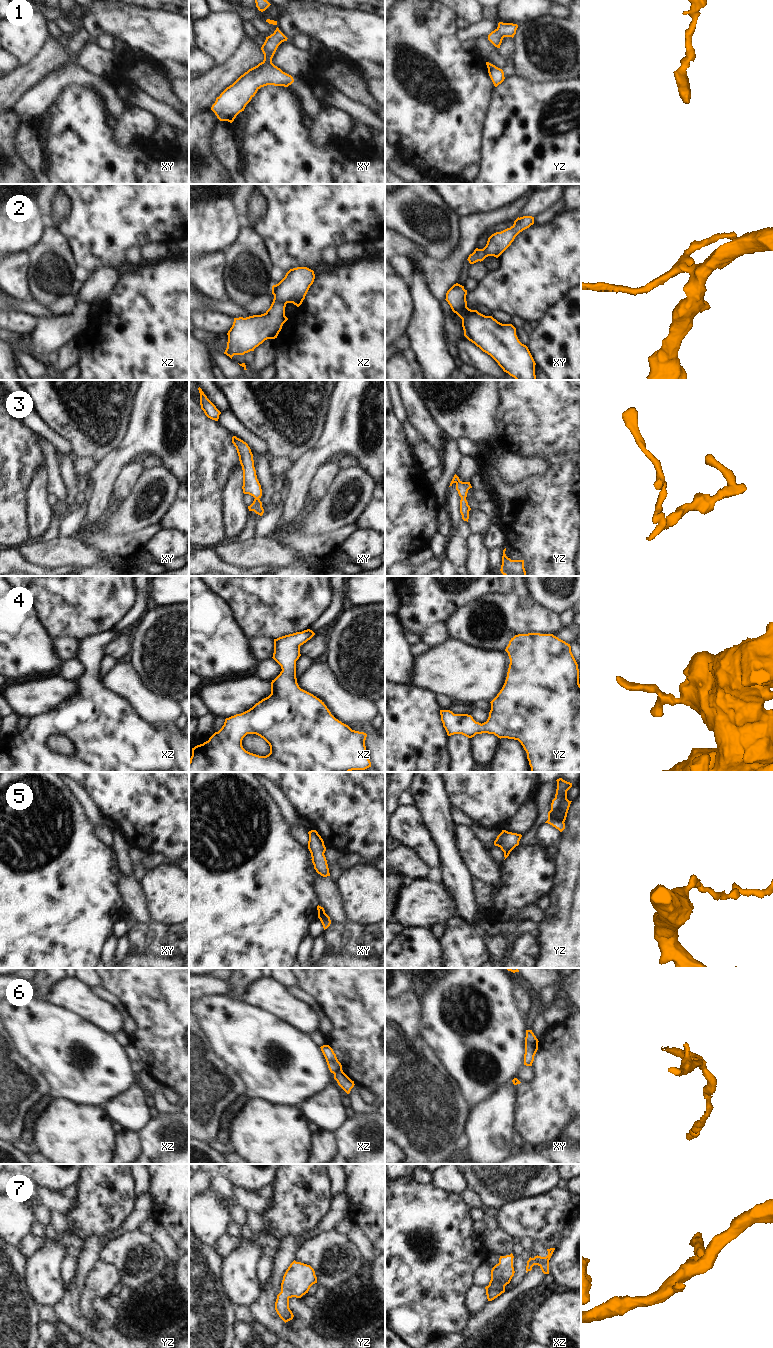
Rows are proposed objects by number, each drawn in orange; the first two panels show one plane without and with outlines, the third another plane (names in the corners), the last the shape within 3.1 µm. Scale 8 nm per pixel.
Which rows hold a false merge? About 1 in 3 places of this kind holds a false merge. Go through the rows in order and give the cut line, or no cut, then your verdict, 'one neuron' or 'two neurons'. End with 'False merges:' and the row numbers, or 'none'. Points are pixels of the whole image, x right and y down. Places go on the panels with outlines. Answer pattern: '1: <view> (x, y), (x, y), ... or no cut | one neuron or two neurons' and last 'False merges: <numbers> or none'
1: no cut | one neuron
2: no cut | one neuron
3: no cut | one neuron
4: no cut | one neuron
5: no cut | one neuron
6: xz (341, 1068), (333, 1073) | two neurons
7: no cut | one neuron
False merges: 6

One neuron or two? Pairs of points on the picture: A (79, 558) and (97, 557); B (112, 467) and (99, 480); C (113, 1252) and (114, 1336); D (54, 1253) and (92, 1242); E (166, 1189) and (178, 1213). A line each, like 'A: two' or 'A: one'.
A: one
B: one
C: two
D: two
E: one

